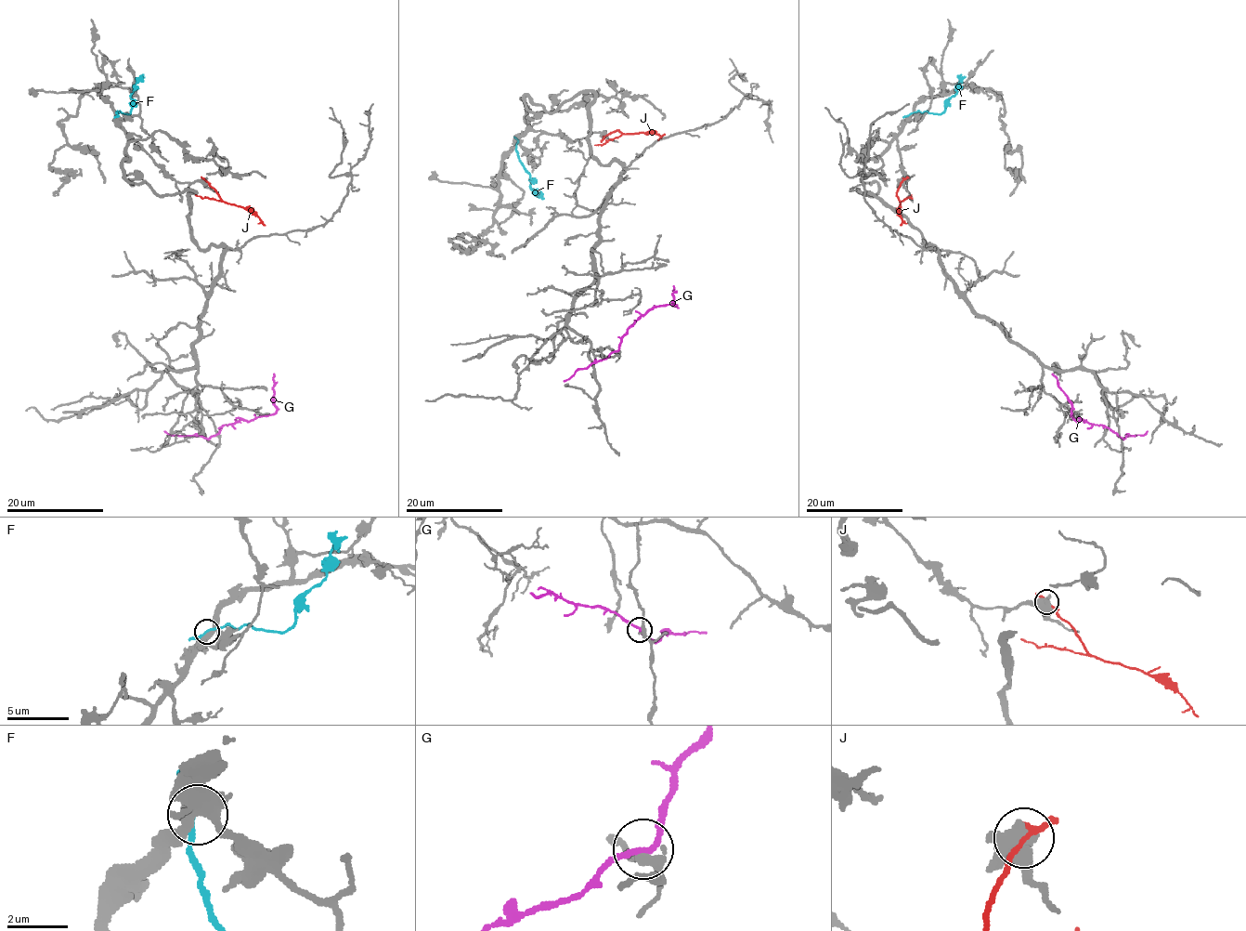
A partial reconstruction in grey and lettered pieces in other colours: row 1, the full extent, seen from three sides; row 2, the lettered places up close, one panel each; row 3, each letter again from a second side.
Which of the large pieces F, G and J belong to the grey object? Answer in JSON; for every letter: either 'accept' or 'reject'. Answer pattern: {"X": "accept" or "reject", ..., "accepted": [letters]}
{"F": "reject", "G": "accept", "J": "reject", "accepted": ["G"]}

